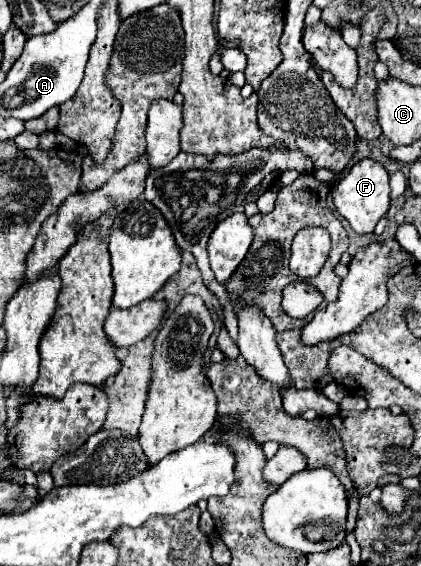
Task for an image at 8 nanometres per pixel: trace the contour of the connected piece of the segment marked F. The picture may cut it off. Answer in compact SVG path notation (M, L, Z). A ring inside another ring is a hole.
M364 158L362 162L354 164L348 174L340 180L340 184L332 190L332 200L336 210L350 222L350 226L358 234L370 234L374 232L380 218L386 216L390 210L390 184L388 184L388 172L382 164L378 164L372 158Z

